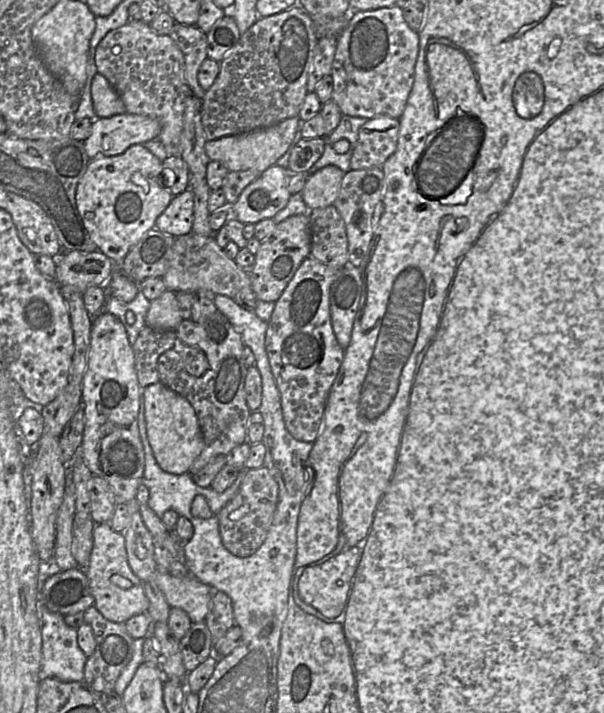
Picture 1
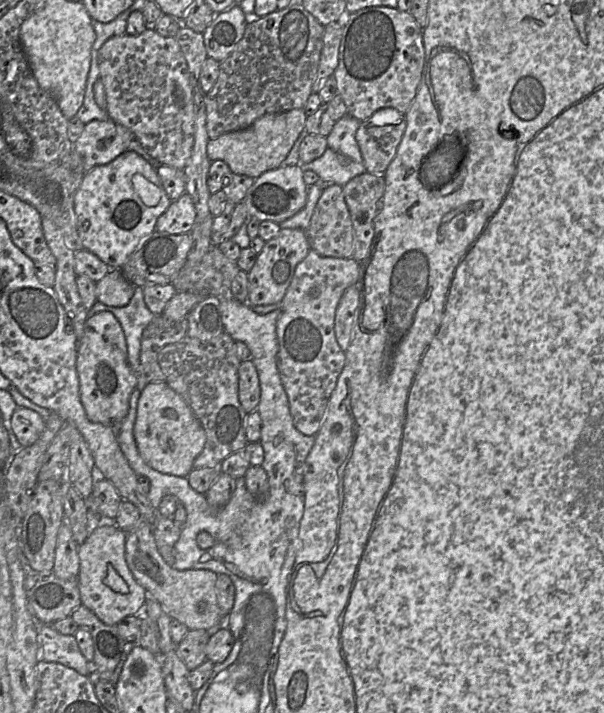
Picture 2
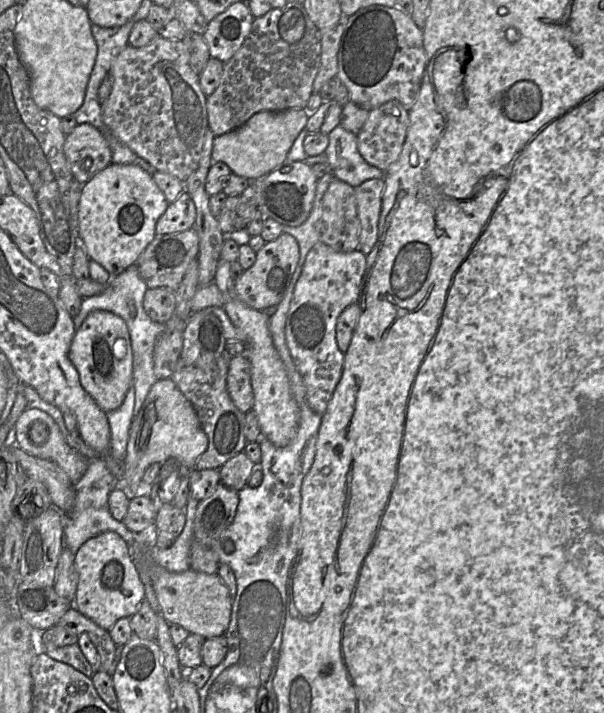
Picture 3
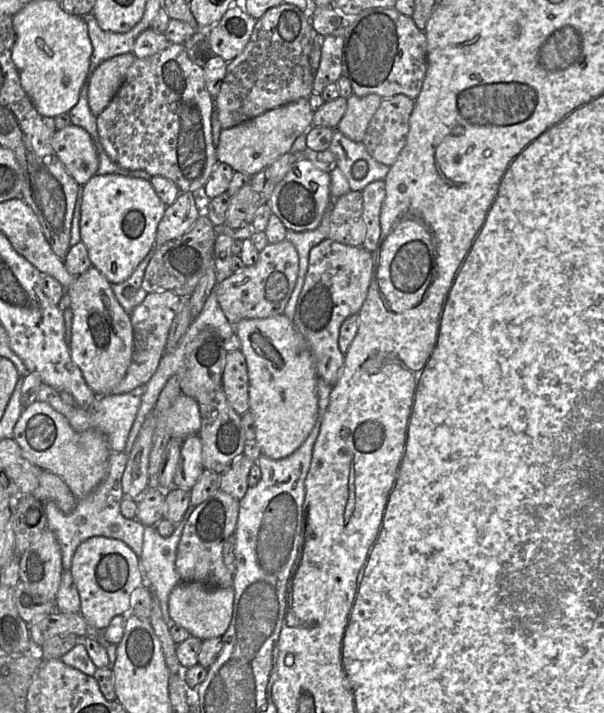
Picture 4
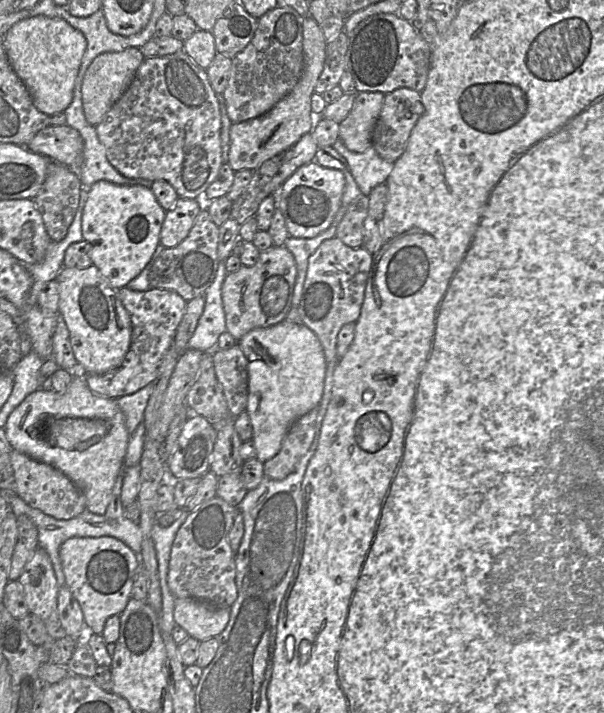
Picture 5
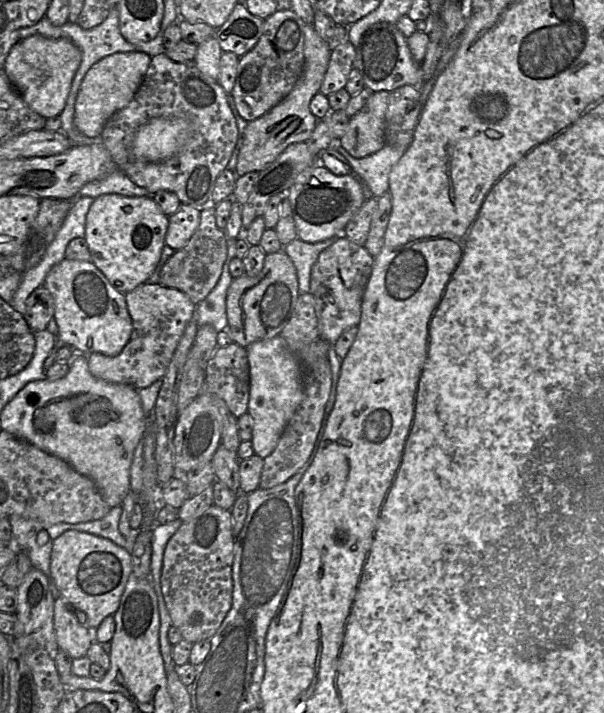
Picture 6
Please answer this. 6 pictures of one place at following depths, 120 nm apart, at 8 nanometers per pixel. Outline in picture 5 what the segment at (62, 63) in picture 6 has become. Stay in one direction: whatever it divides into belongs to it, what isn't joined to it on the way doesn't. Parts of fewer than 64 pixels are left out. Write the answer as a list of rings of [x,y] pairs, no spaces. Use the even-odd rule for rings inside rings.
[[[35,16],[15,23],[3,37],[9,64],[27,87],[34,106],[52,116],[62,113],[73,99],[87,40],[83,33],[61,18]]]

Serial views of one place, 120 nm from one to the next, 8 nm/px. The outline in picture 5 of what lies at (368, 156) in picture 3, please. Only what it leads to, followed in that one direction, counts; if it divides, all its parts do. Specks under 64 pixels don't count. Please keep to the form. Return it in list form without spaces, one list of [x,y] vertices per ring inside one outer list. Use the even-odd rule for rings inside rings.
[[[401,87],[385,95],[383,105],[372,134],[372,145],[381,158],[395,163],[404,153],[411,131],[424,113],[421,94]]]

